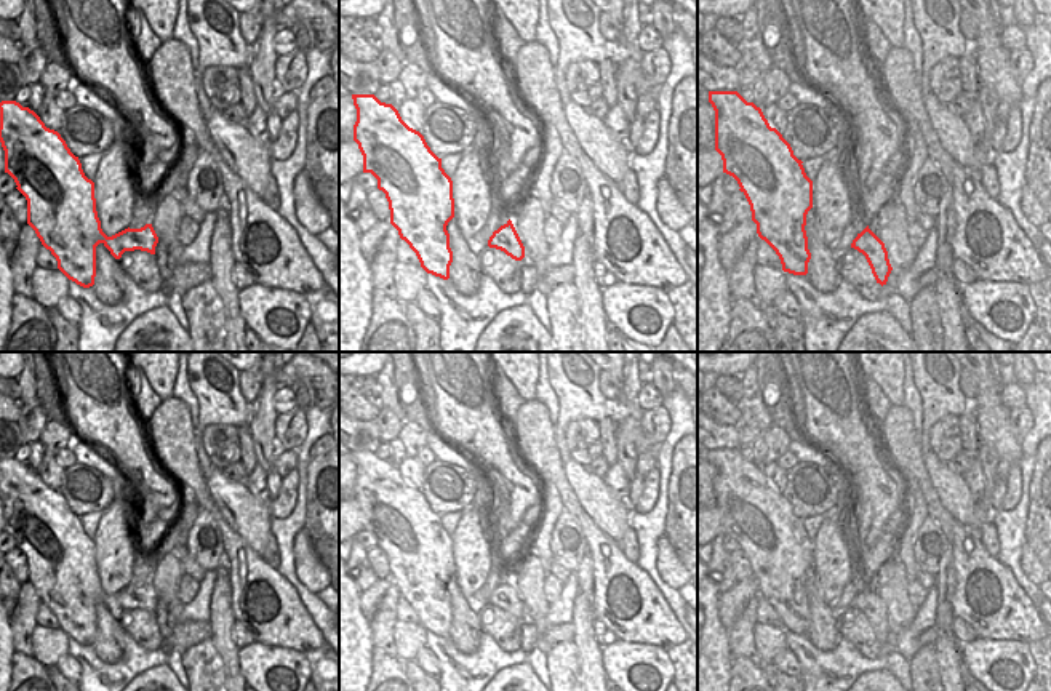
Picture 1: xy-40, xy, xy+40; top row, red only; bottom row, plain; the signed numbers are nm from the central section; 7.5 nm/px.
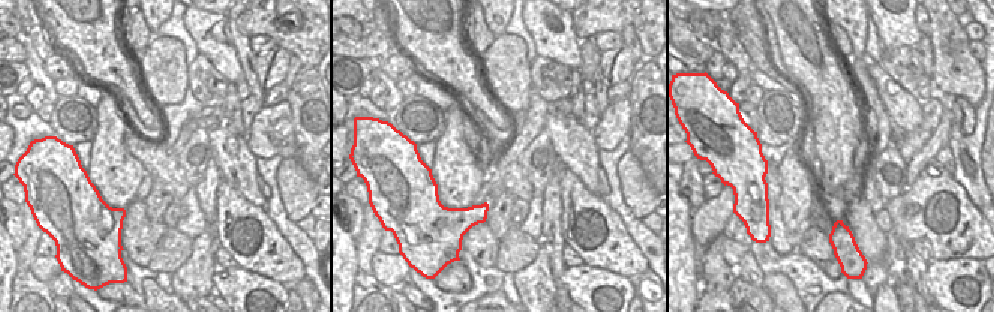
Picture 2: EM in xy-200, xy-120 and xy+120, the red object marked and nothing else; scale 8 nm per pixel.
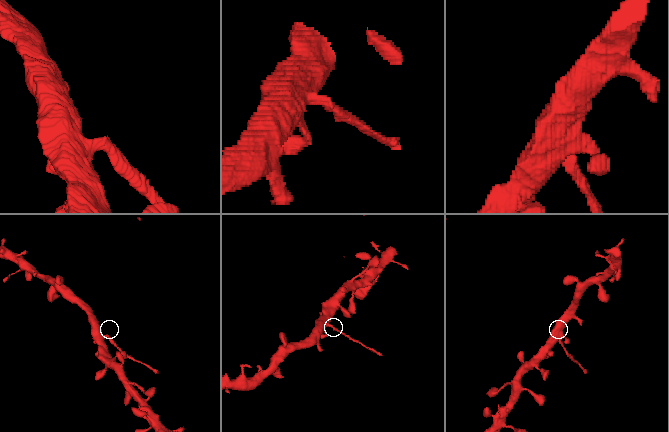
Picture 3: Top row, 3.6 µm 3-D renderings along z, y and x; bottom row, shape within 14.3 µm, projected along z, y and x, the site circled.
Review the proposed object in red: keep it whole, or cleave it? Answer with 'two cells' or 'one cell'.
two cells

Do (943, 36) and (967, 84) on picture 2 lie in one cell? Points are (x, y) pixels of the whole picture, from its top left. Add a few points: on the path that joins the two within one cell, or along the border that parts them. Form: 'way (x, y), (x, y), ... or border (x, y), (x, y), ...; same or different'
way (949, 48), (955, 72); same

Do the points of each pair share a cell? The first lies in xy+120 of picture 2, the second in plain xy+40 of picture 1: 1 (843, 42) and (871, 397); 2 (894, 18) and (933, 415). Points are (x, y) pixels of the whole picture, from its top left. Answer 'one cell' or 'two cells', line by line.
1: one cell
2: one cell

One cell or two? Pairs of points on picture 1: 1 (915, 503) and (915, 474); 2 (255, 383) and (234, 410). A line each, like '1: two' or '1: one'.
1: two
2: two

